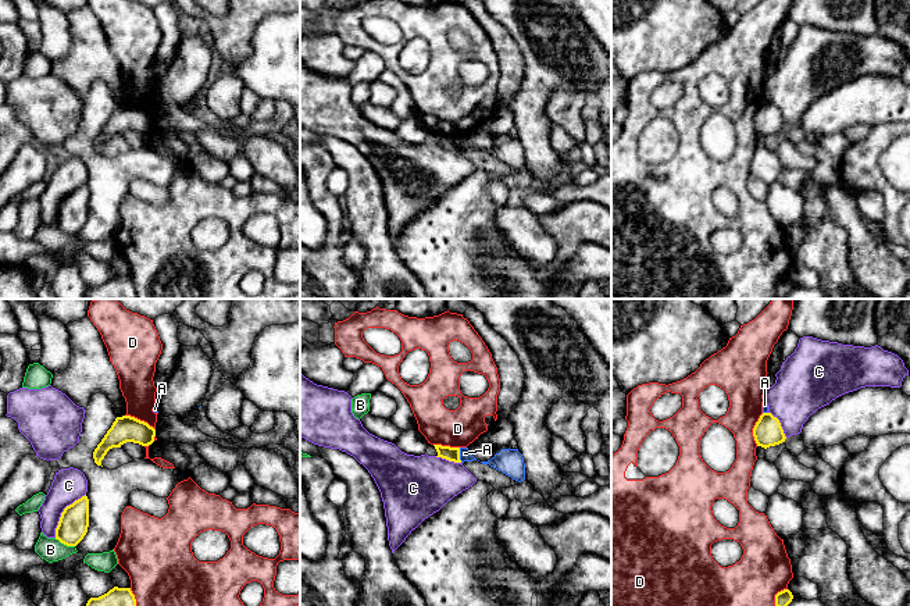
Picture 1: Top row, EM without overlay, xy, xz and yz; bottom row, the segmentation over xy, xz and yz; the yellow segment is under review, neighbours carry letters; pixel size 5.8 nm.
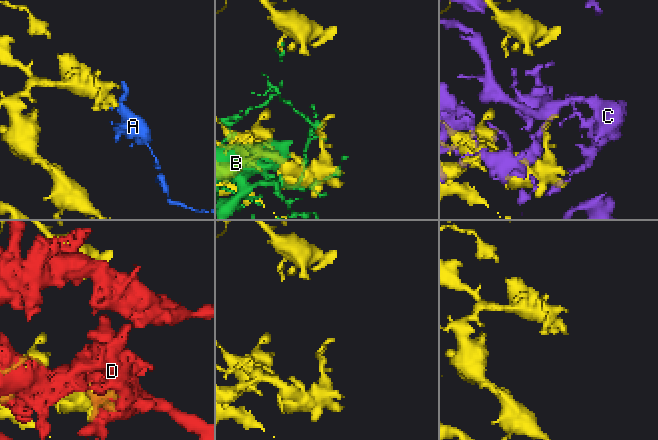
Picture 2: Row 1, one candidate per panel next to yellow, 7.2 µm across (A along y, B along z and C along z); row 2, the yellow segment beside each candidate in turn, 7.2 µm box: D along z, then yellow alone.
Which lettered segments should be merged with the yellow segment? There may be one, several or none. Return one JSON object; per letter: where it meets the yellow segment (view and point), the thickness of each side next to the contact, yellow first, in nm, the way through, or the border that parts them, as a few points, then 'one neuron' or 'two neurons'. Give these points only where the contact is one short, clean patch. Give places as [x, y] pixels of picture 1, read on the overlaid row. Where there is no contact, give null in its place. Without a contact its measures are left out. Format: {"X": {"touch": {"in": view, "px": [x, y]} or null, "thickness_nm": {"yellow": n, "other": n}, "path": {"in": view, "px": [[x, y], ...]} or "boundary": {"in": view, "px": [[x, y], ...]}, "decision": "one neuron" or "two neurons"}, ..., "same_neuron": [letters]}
{"A": {"touch": {"in": "xz", "px": [459, 455]}, "thickness_nm": {"yellow": 80, "other": 60}, "boundary": {"in": "xz", "px": [[459, 448], [459, 459], [461, 462]]}, "decision": "two neurons"}, "B": {"touch": {"in": "xy", "px": [64, 544]}, "thickness_nm": {"yellow": 170, "other": 140}, "decision": "two neurons"}, "C": {"touch": {"in": "xy", "px": [61, 513]}, "thickness_nm": {"yellow": 170, "other": 190}, "decision": "two neurons"}, "D": {"touch": {"in": "yz", "px": [753, 430]}, "thickness_nm": {"yellow": 160, "other": 220}, "decision": "two neurons"}, "same_neuron": []}

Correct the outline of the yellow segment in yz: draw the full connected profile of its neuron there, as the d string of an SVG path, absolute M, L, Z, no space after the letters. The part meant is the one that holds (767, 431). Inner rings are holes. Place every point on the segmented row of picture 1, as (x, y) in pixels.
M763 413L753 428L753 436L757 446L764 449L785 442L786 436L781 423L771 413Z

